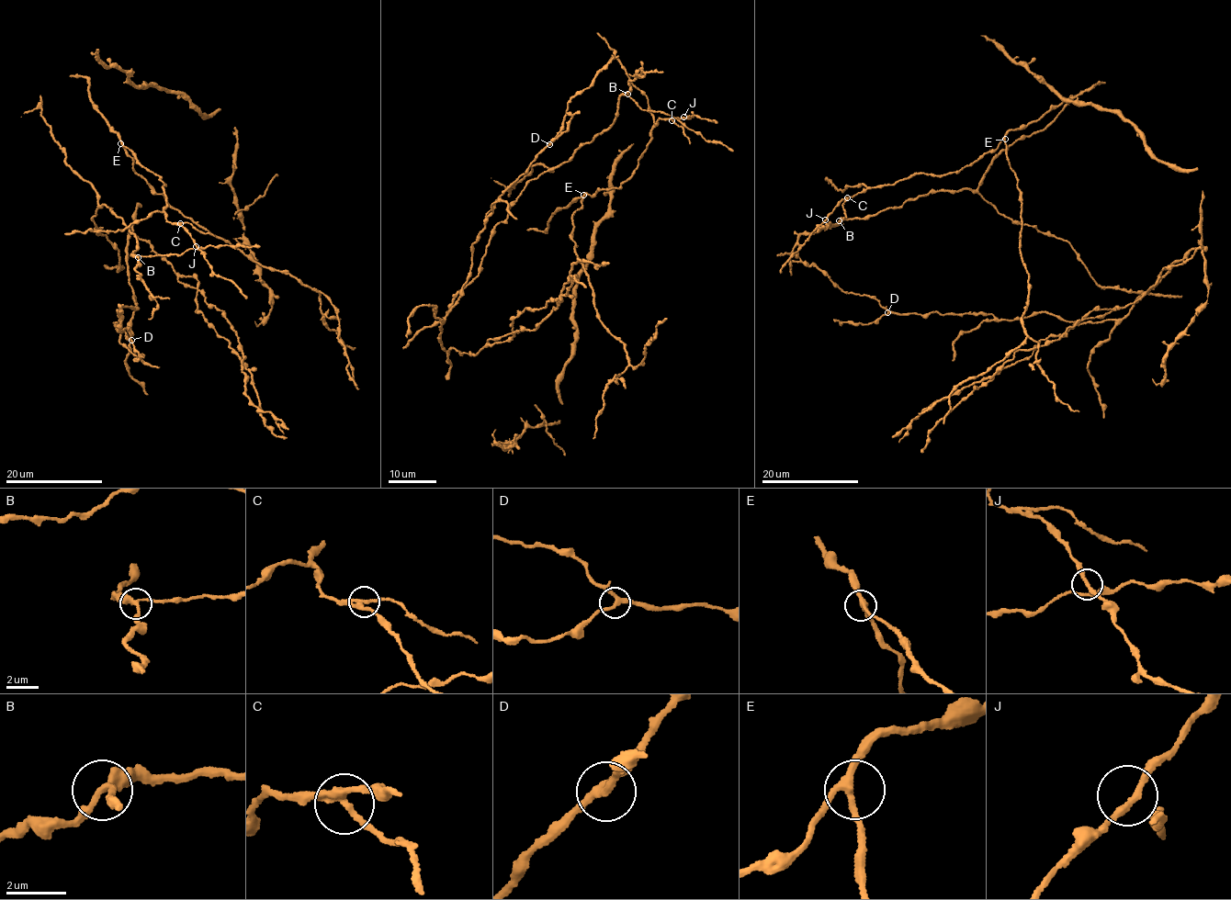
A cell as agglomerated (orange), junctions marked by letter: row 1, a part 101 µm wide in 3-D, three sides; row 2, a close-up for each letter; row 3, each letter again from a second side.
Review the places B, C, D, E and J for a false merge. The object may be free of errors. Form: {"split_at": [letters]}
{"split_at": ["C"]}

